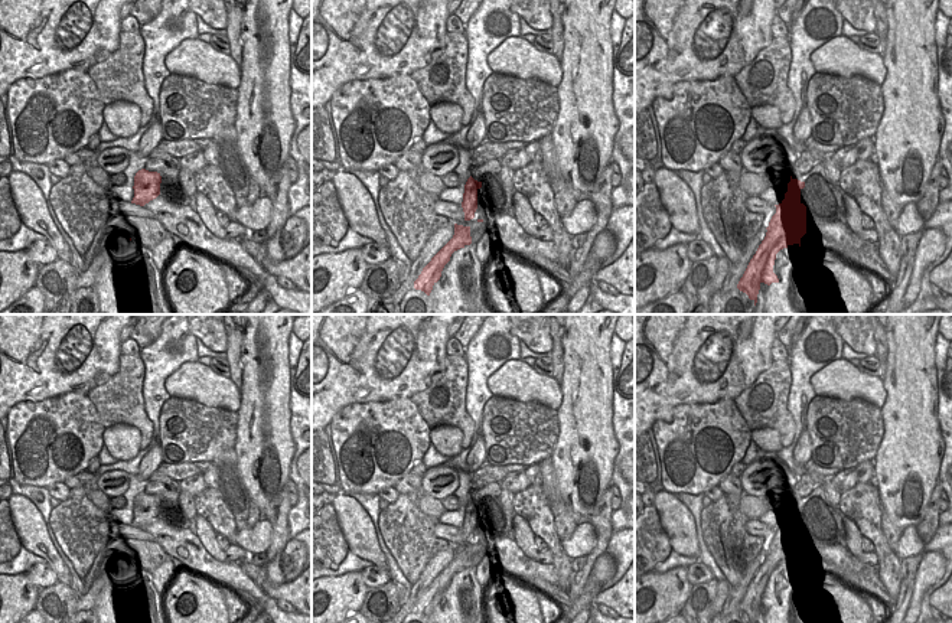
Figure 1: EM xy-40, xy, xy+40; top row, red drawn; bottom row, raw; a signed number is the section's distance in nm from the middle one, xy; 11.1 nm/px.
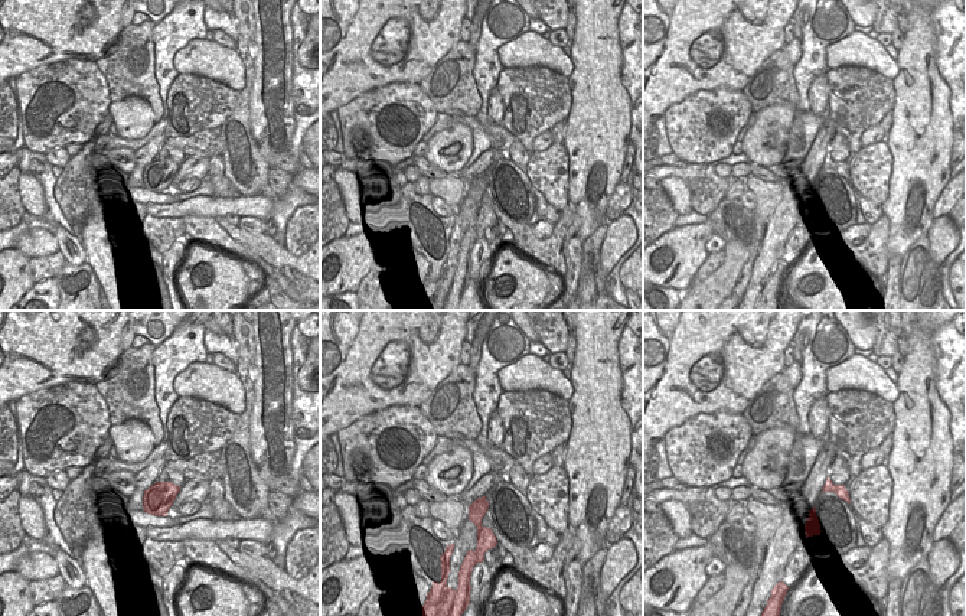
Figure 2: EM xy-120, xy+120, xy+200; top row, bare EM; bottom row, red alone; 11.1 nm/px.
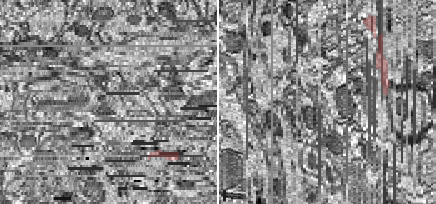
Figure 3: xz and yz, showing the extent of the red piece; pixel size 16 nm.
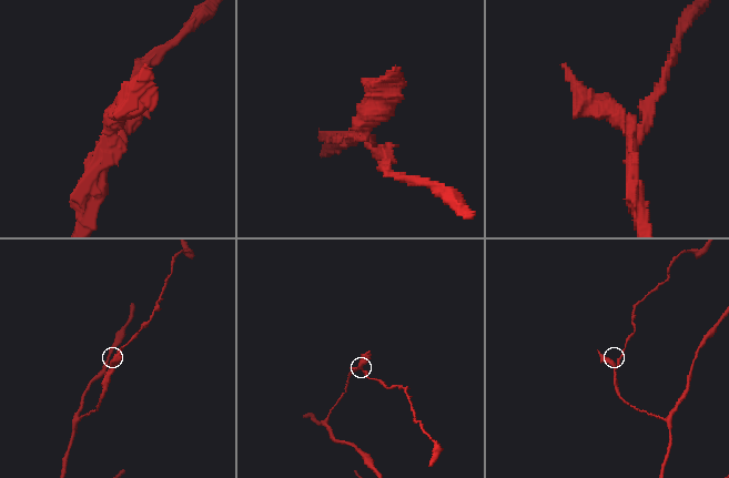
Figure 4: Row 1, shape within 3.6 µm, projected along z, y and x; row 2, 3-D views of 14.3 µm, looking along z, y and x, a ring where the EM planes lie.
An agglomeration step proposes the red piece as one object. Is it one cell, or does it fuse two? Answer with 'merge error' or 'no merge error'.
merge error

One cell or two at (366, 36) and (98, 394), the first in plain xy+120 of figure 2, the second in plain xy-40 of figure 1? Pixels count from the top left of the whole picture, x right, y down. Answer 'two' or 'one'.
two

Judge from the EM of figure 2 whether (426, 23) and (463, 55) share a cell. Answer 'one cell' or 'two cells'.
two cells

